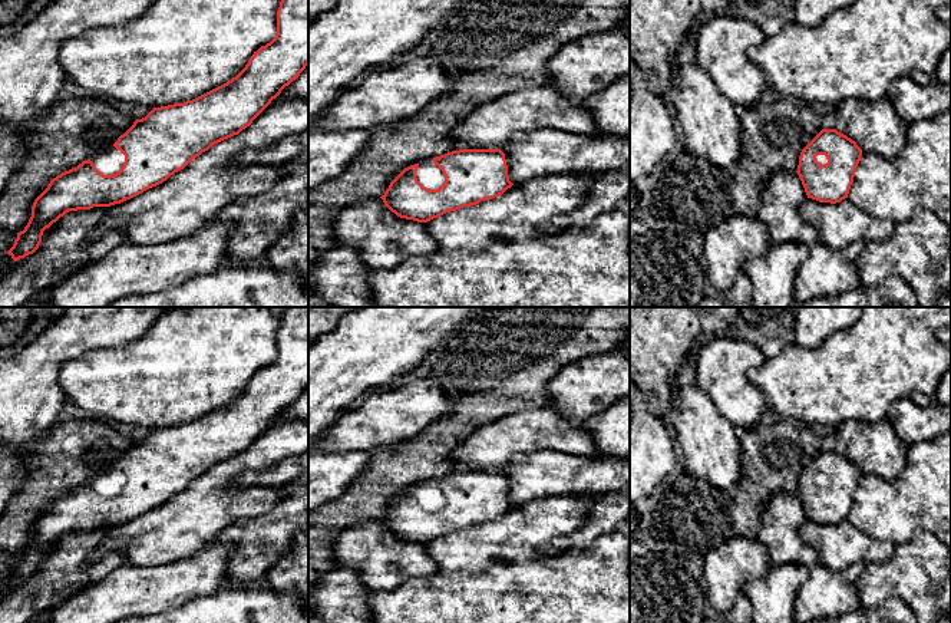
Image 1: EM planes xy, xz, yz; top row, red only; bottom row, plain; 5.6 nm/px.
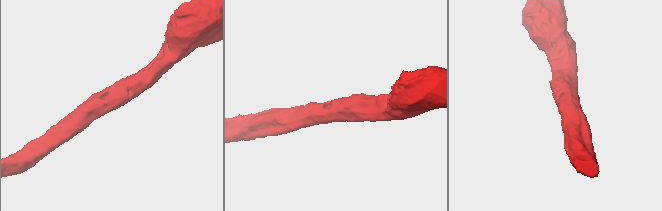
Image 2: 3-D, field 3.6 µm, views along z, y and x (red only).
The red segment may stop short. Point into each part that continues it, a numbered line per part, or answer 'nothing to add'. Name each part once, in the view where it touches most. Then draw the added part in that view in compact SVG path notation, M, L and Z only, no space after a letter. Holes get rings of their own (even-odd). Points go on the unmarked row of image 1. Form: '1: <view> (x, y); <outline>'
1: xz (428, 495); M432 479L417 485L419 490L416 492L416 500L423 508L429 511L437 511L445 505L445 497L442 491L433 485Z

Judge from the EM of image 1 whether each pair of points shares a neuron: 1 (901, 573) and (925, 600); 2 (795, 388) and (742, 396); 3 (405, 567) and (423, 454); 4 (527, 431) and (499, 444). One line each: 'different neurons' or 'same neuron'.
1: same neuron
2: different neurons
3: different neurons
4: same neuron

